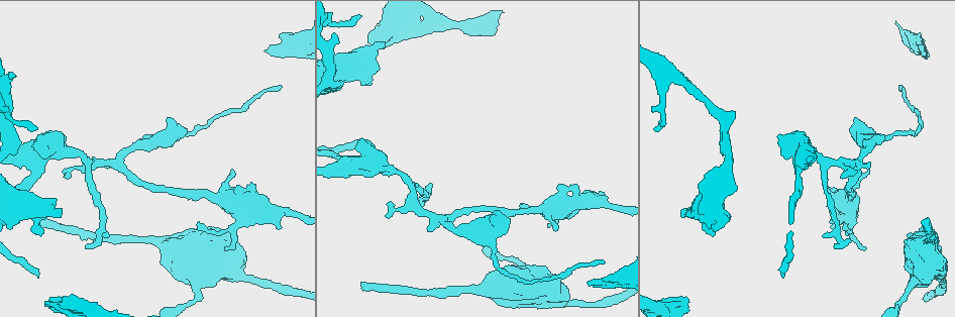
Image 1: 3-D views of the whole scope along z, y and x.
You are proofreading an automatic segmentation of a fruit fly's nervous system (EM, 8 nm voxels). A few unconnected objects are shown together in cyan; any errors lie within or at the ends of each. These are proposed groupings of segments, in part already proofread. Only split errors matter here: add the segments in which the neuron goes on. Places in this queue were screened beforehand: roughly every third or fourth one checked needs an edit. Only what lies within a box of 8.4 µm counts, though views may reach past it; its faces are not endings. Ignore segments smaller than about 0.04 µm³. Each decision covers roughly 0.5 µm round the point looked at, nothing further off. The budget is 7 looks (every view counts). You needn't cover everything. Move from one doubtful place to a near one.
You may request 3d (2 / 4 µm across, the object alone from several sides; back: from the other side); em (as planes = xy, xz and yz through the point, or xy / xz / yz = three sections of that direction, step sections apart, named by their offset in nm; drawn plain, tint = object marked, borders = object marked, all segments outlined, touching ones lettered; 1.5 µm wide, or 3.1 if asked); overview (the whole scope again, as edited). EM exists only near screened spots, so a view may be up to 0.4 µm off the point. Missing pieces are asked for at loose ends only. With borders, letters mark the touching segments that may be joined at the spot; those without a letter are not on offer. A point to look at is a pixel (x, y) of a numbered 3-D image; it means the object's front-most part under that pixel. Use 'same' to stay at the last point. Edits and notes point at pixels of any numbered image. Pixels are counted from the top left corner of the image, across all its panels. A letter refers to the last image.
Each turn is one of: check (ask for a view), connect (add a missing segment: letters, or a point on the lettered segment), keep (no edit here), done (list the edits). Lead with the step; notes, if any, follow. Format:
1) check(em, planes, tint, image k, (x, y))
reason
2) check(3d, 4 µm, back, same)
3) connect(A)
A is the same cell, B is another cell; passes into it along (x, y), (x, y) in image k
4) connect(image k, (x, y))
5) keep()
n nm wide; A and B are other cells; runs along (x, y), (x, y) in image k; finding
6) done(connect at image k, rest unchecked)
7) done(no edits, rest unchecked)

check(em, xz, step 8, tint, image 1, (681, 215))
an open end

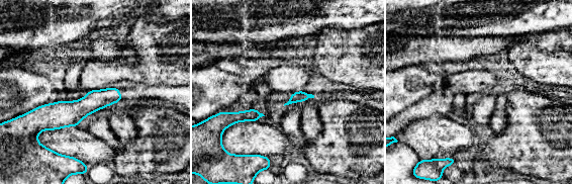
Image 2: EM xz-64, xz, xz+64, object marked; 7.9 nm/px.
check(em, planes, borders, same)

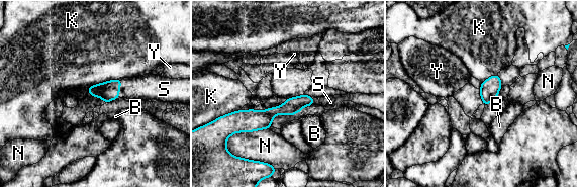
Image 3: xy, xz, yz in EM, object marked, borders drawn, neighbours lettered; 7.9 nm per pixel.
connect(image 3, (147, 87))
S is the same cell, B, K, N and Y are other cells; passes into it along (107, 91), (118, 87), (147, 87) in image 3; it goes on there

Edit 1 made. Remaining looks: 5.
check(overview)

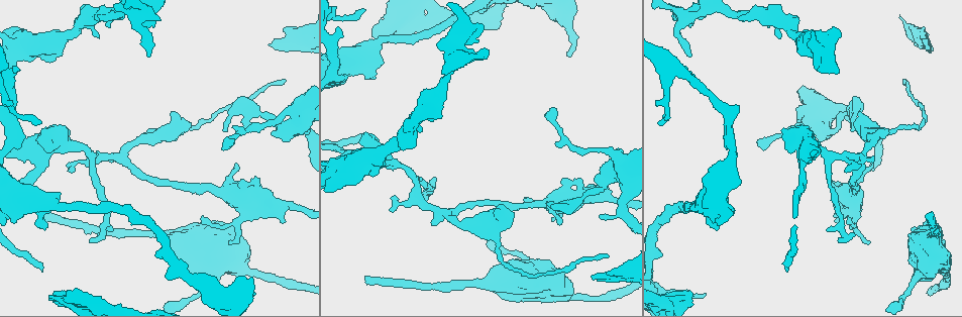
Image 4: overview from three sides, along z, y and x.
check(3d, 4 µm, image 4, (870, 242))
tapers out

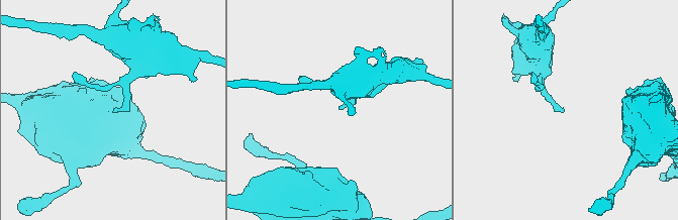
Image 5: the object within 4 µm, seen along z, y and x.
check(em, xz, step 8, borders, image 5, (340, 108))

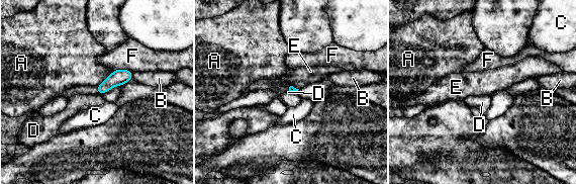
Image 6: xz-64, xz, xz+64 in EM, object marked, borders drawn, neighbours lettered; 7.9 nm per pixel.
keep()
A, B, C, D, E and F are other cells; border along (97, 93), (100, 95) in image 6; no lettered segment goes on from it

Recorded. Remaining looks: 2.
check(em, planes, borders, image 4, (926, 219))
long arm stops here

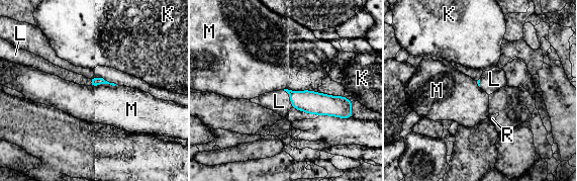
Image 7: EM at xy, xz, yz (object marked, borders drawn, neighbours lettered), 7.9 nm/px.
connect(image 7, (279, 101))
L is the same cell, K, M and R are other cells; the neuron continues

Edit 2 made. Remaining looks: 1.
done(connect at image 3, connect at image 7, rest unchecked)

